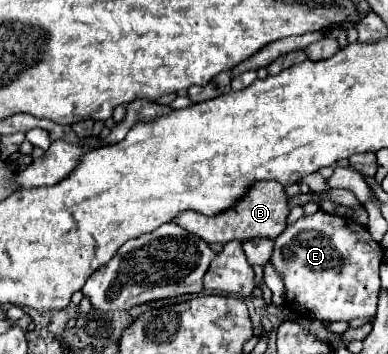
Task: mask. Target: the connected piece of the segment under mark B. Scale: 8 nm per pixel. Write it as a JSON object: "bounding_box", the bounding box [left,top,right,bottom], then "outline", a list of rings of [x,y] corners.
{"bounding_box":[175,181,289,245],"outline":[[[261,181],[251,187],[251,193],[247,193],[247,197],[243,201],[239,201],[239,205],[235,205],[235,209],[227,209],[227,213],[207,217],[207,215],[195,213],[195,211],[187,211],[187,213],[181,213],[179,217],[175,217],[175,223],[181,225],[183,229],[187,229],[189,233],[201,237],[207,243],[225,245],[233,239],[249,241],[255,237],[277,239],[281,235],[281,231],[287,227],[287,215],[289,215],[287,201],[289,201],[289,197],[287,197],[283,185],[279,185],[277,181]]]}

